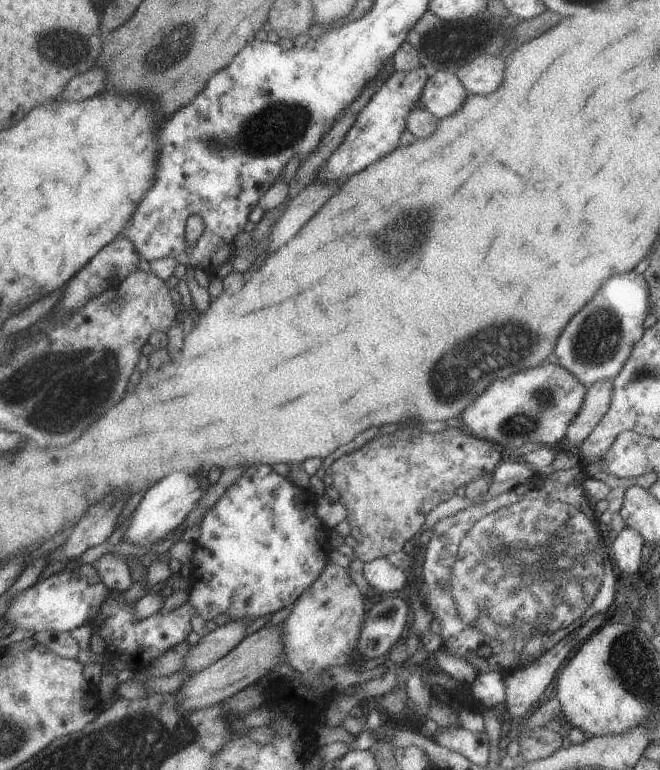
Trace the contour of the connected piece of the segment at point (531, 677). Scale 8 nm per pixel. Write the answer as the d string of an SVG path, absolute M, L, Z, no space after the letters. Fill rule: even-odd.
M568 636L557 641L533 663L501 673L506 692L501 709L507 710L513 718L521 718L527 708L539 700L551 678L577 647L566 638Z

